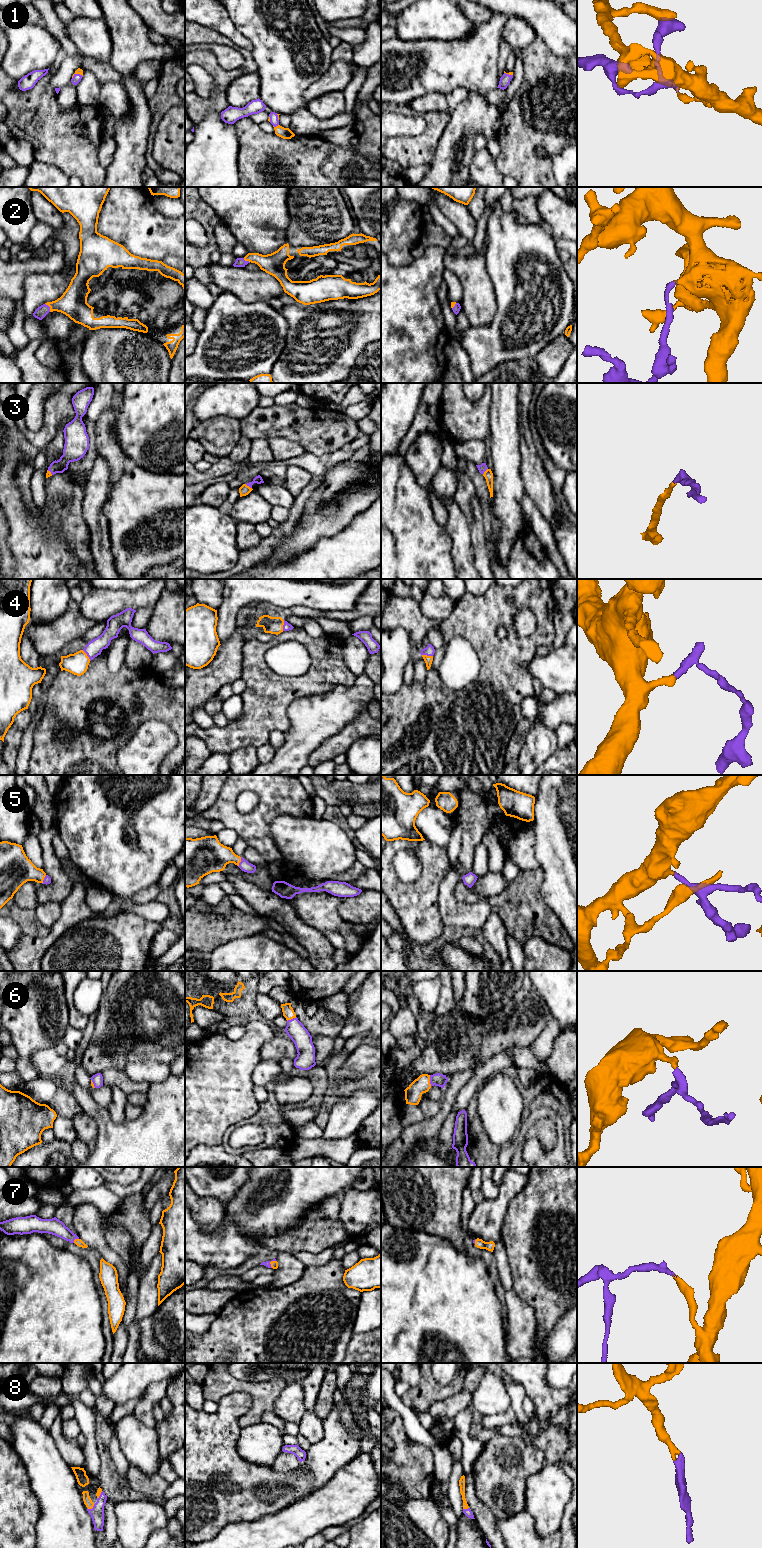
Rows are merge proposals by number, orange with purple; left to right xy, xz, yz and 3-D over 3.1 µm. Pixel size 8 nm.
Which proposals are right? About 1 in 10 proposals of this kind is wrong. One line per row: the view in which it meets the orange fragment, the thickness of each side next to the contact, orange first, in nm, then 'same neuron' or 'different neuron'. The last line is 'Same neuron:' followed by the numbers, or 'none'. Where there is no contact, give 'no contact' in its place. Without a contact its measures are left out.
1: contact in xz; calibres 90 and 70 nm; same neuron
2: contact in xy; calibres 220 and 90 nm; same neuron
3: contact in xz; calibres 90 and 70 nm; same neuron
4: contact in xy; calibres 170 and 130 nm; same neuron
5: contact in xz; calibres 280 and 90 nm; same neuron
6: contact in yz; calibres 140 and 100 nm; same neuron
7: contact in xy; calibres 60 and 140 nm; same neuron
8: contact in xy; calibres 70 and 110 nm; same neuron
Same neuron: 1, 2, 3, 4, 5, 6, 7, 8

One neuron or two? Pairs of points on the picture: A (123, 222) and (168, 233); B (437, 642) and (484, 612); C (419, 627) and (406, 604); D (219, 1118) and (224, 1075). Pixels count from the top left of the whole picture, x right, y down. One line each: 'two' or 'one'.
A: one
B: two
C: one
D: one

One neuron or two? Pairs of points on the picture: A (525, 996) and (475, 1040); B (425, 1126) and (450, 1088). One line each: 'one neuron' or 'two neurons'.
A: one neuron
B: one neuron

